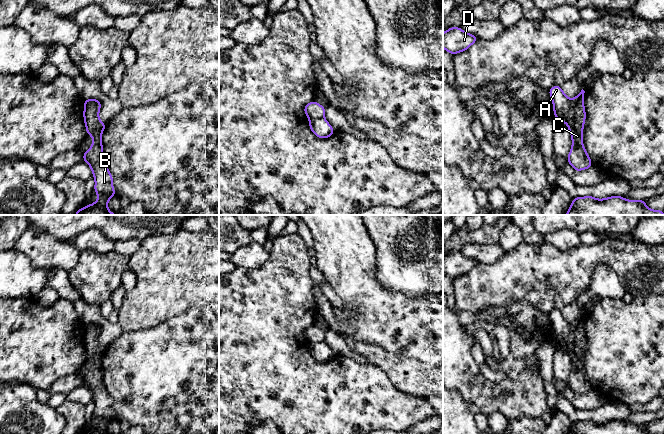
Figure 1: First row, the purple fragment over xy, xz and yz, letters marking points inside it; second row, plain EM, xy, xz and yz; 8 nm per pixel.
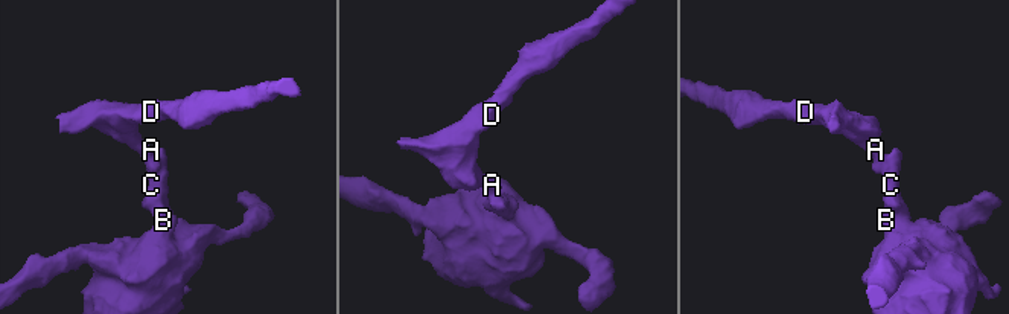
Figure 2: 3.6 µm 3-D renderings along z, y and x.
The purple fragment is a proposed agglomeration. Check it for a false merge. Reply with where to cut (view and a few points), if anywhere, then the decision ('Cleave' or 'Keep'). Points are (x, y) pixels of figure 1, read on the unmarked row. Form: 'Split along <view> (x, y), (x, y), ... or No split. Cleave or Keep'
Split along yz (571, 323), (569, 337), (563, 345). Cleave

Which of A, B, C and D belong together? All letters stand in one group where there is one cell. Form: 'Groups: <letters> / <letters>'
Groups: A D / B C

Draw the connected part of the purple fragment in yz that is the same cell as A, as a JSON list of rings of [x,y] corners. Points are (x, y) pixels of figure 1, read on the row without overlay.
[[[553,310],[548,316],[553,326],[553,335],[556,343],[564,346],[569,338],[571,323],[564,318],[561,310]]]

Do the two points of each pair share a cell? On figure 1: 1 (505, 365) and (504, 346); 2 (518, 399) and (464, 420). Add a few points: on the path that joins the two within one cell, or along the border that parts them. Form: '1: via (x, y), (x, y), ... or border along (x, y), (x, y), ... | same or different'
1: border along (510, 334), (510, 351), (505, 357), (501, 358) | different
2: border along (460, 394), (465, 405), (473, 414) | different

